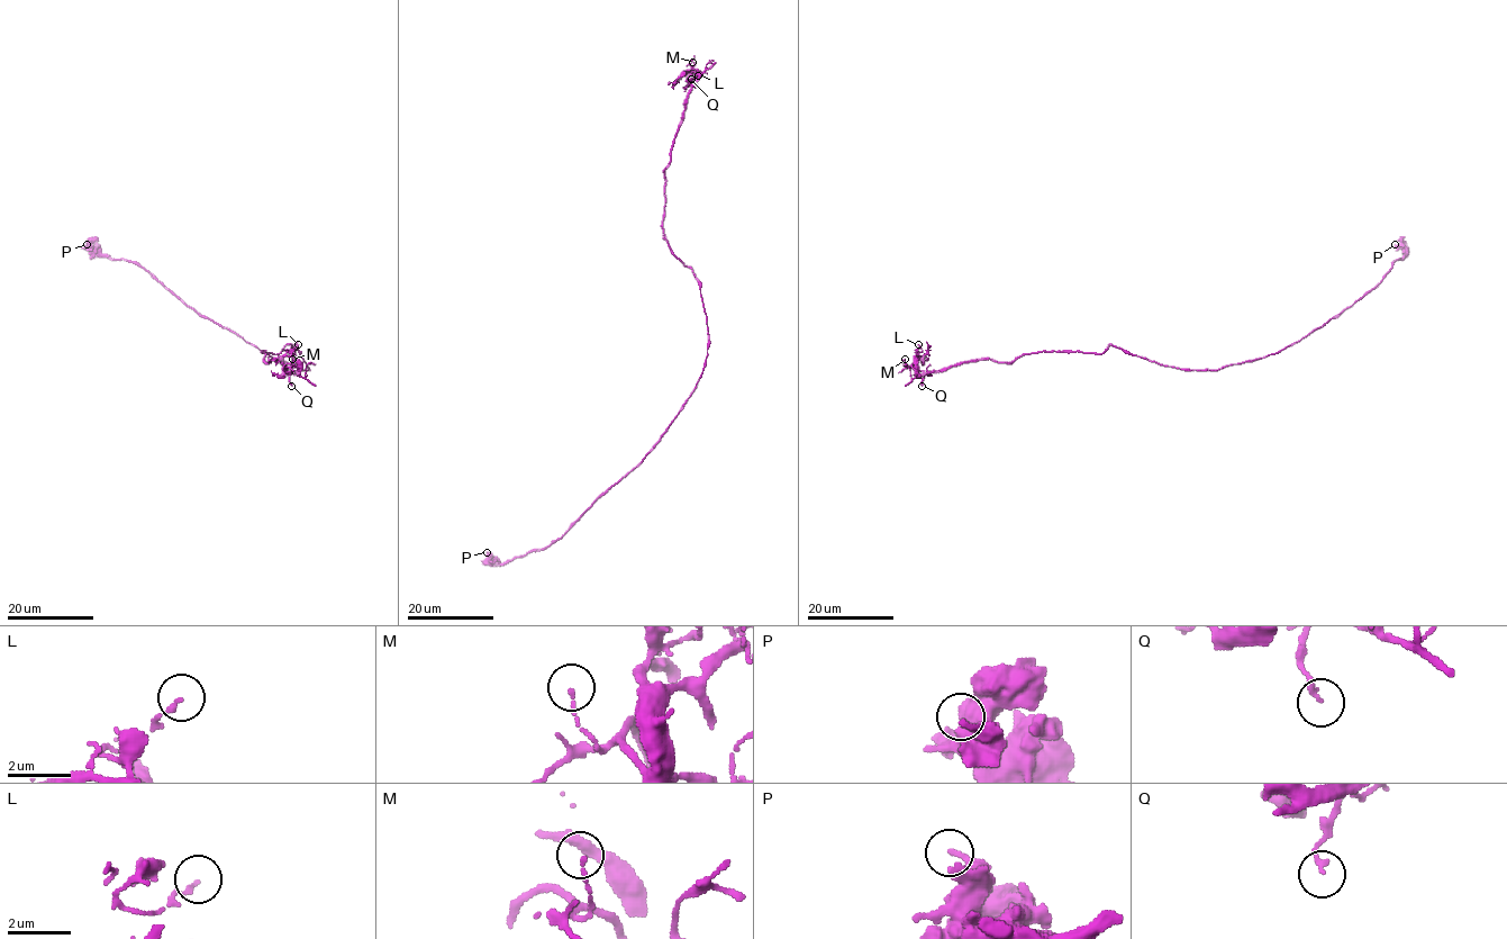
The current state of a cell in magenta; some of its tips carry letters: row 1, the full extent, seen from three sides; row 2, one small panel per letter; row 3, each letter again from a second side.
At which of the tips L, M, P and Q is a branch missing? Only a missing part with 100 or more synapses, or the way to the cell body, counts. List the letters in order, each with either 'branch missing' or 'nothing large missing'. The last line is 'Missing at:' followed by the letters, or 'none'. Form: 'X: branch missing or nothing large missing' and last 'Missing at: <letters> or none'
L: nothing large missing
M: nothing large missing
P: nothing large missing
Q: nothing large missing
Missing at: none

